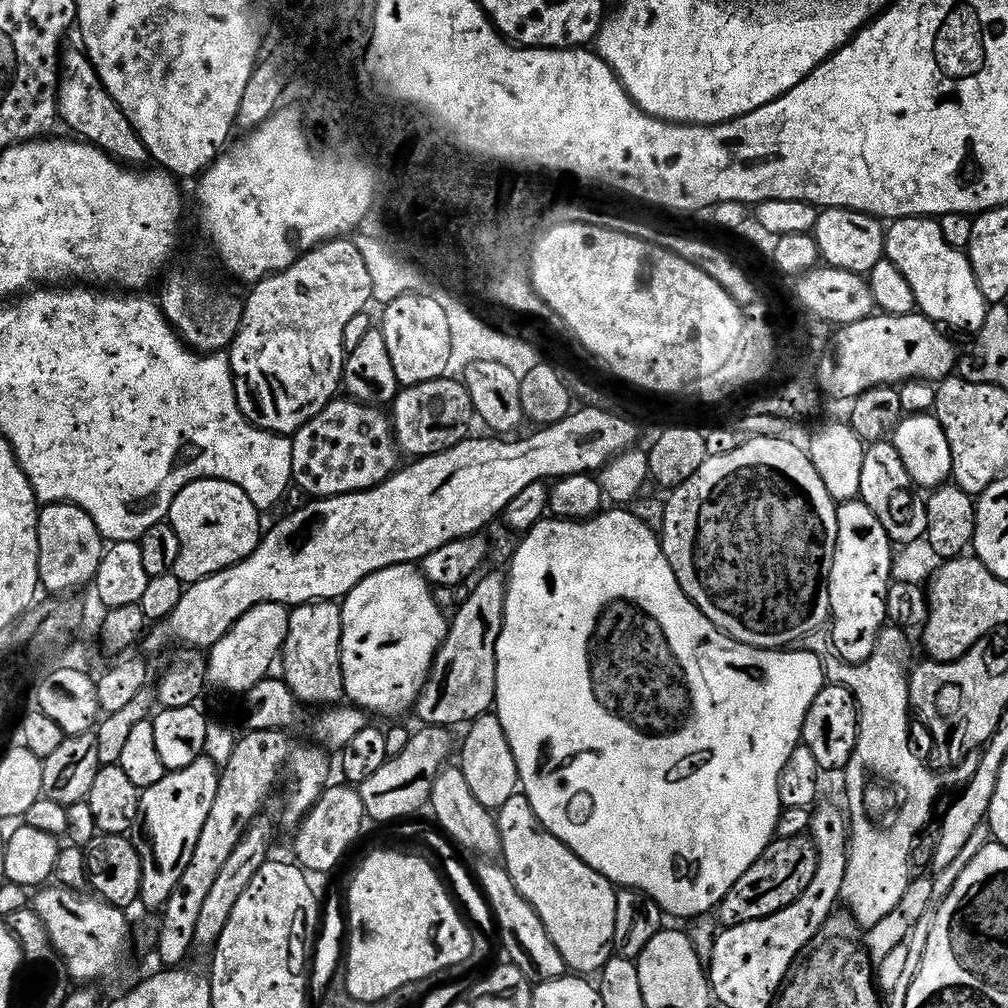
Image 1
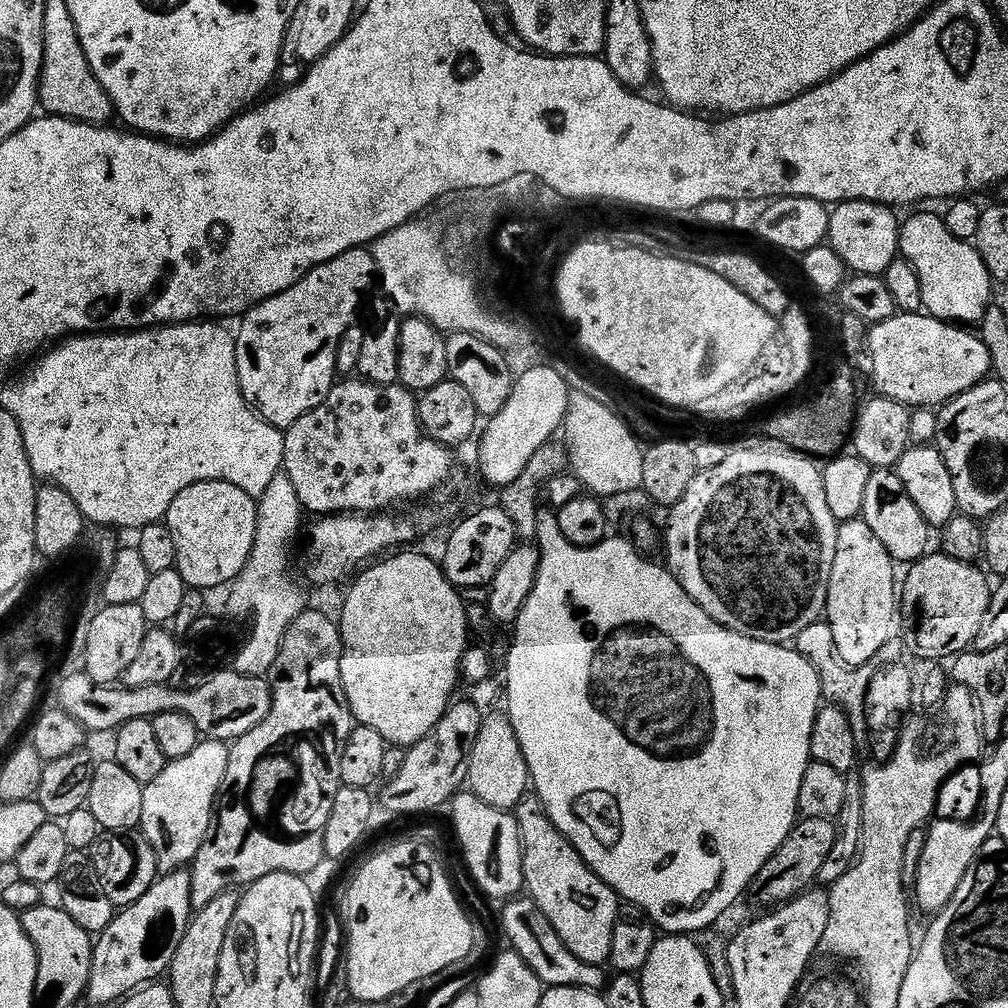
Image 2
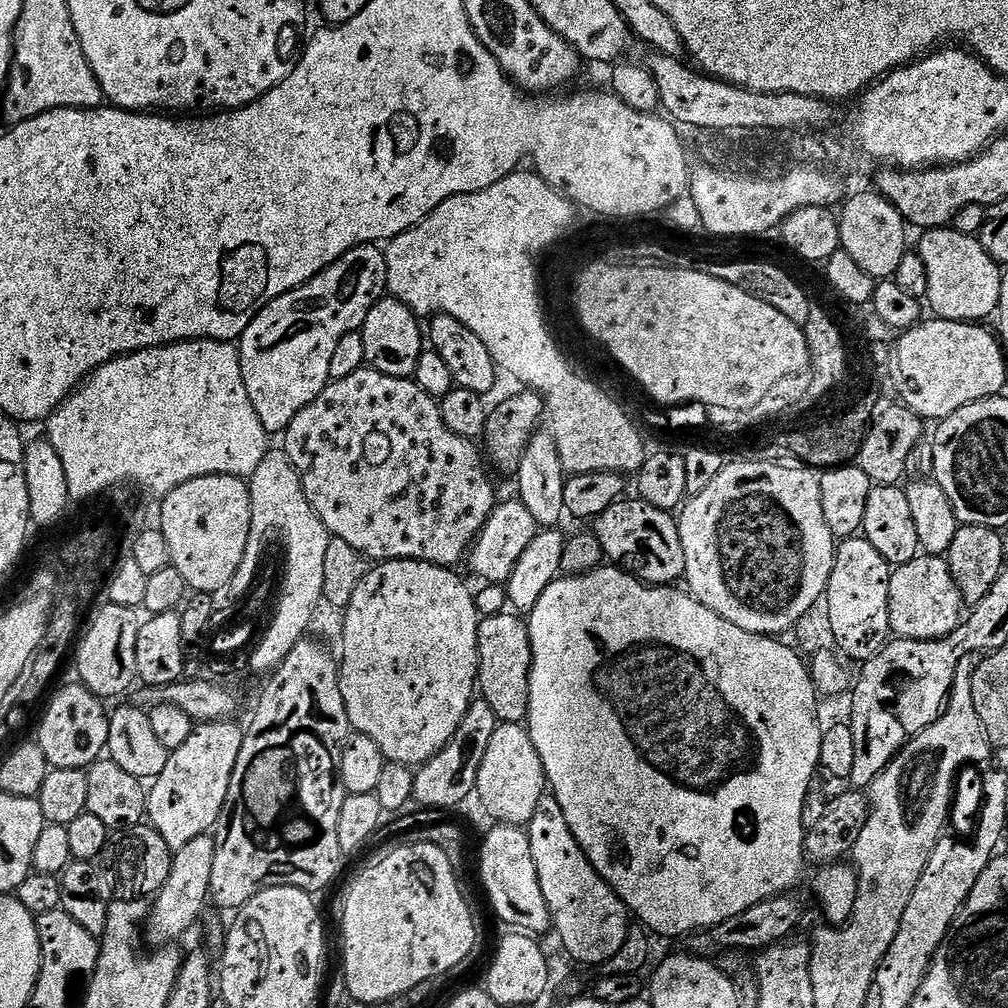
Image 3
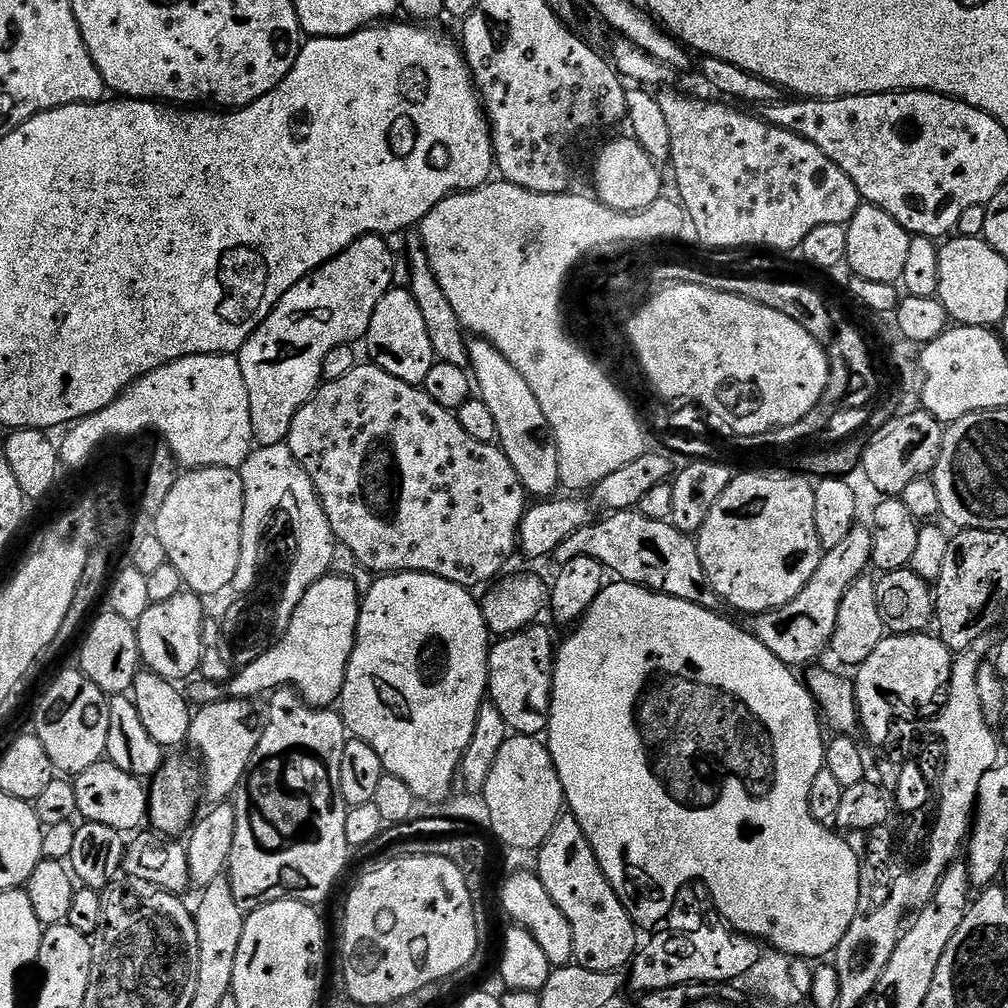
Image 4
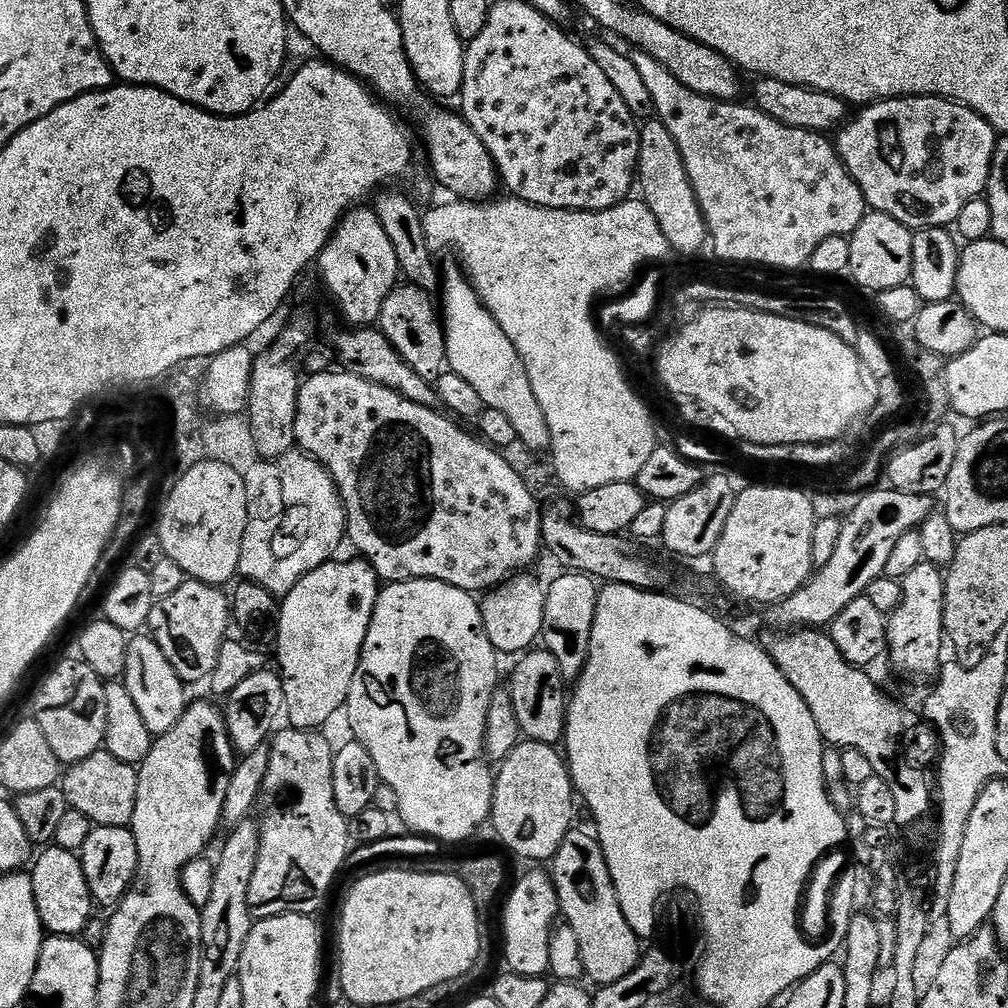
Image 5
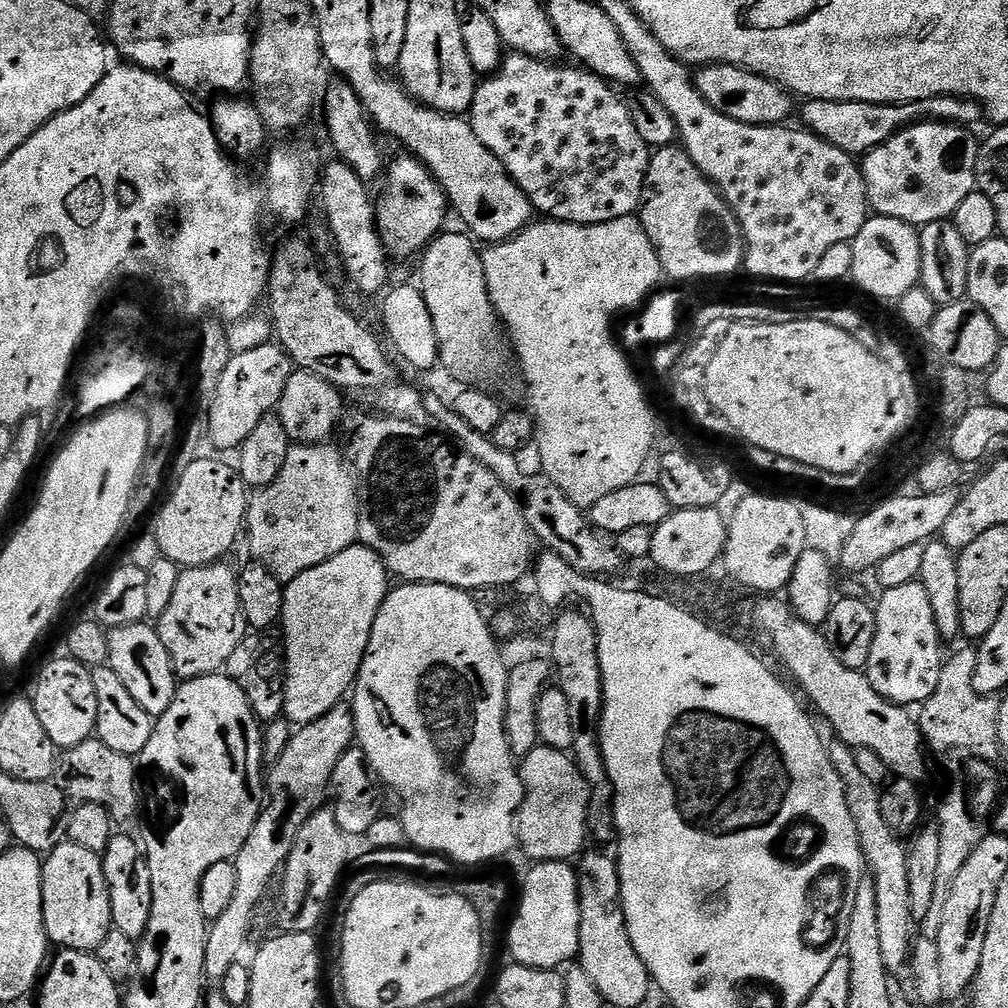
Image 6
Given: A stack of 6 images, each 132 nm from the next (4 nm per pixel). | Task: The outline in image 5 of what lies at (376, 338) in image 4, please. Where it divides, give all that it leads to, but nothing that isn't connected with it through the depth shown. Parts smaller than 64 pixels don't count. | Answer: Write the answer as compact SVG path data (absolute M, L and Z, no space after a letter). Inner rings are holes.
M409 283L393 288L392 293L384 300L378 328L394 346L394 350L398 350L400 357L411 366L414 374L434 382L446 370L448 355L442 316L437 305L436 308L432 305L432 300L429 293Z

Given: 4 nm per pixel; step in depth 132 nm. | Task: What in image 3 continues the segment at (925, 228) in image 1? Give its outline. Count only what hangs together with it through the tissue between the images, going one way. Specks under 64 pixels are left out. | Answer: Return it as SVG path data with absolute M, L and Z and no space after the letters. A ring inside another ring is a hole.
M951 226L929 228L921 236L918 251L926 262L926 278L930 278L926 304L932 307L931 315L961 322L984 322L991 312L993 315L1000 306L1002 268L986 254L979 239L958 234Z

